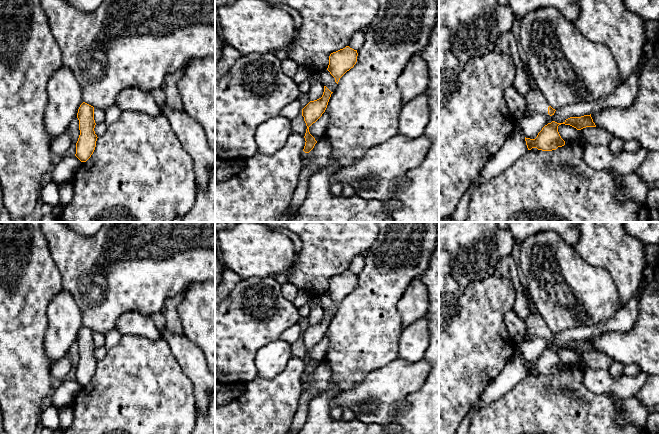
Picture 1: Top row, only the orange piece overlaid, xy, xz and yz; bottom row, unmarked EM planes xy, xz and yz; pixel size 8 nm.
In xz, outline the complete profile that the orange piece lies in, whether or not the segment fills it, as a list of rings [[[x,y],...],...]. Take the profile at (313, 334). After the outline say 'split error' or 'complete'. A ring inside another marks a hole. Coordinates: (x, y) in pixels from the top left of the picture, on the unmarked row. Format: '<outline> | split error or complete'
[[[324,310],[324,316],[321,322],[310,325],[303,333],[302,340],[304,341],[304,345],[306,347],[307,353],[305,357],[305,370],[303,375],[305,377],[309,377],[317,367],[315,362],[310,358],[309,351],[315,347],[325,336],[329,323],[331,321],[331,316],[326,310]]] | complete

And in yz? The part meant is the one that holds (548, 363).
[[[591,338],[581,341],[570,341],[563,347],[552,345],[542,352],[535,363],[525,361],[528,374],[537,372],[542,375],[552,375],[556,374],[558,371],[564,370],[565,365],[561,362],[558,356],[558,350],[561,348],[570,349],[577,354],[581,354],[586,351],[596,351]]] | complete

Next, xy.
[[[83,326],[77,337],[79,344],[80,359],[76,367],[75,380],[81,385],[86,386],[93,378],[97,359],[95,358],[94,331]]] | complete

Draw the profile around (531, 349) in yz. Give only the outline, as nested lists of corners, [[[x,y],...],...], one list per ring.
[[[542,339],[523,340],[520,343],[522,357],[526,362],[535,363],[542,352],[549,347],[549,343]]]

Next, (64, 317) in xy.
[[[62,289],[49,303],[47,318],[44,348],[50,365],[53,365],[68,353],[77,340],[83,327],[82,314],[71,294]]]

